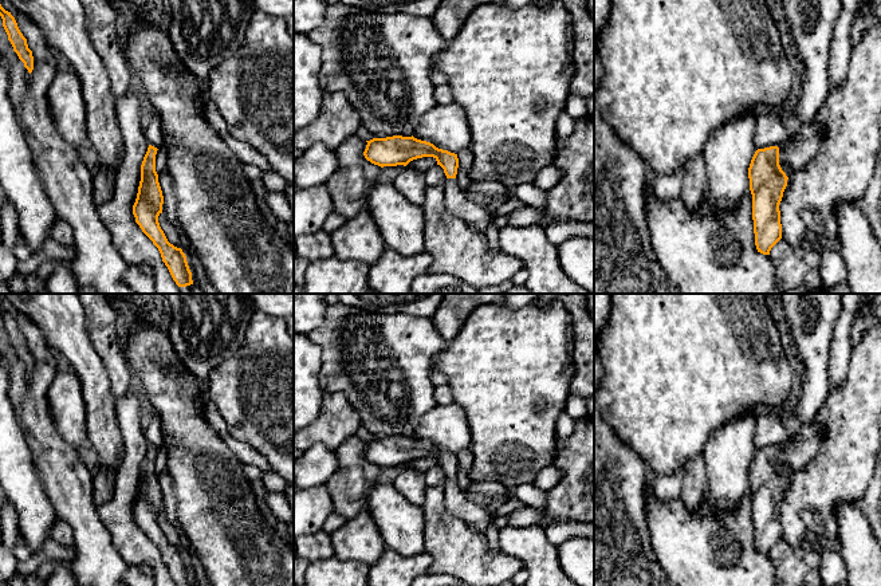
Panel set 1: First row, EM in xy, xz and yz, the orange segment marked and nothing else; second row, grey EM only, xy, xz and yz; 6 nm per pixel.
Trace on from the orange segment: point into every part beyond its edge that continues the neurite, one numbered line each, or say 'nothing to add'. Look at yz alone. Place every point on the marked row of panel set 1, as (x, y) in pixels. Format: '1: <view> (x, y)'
1: yz (797, 152)

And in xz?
1: xz (472, 213)

